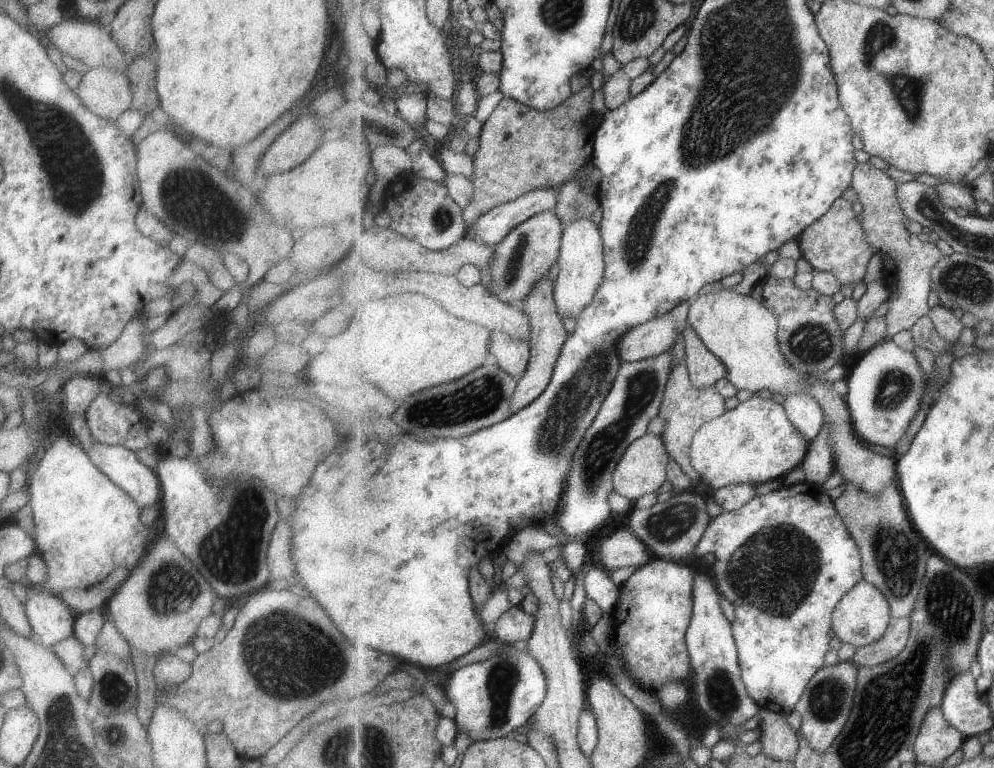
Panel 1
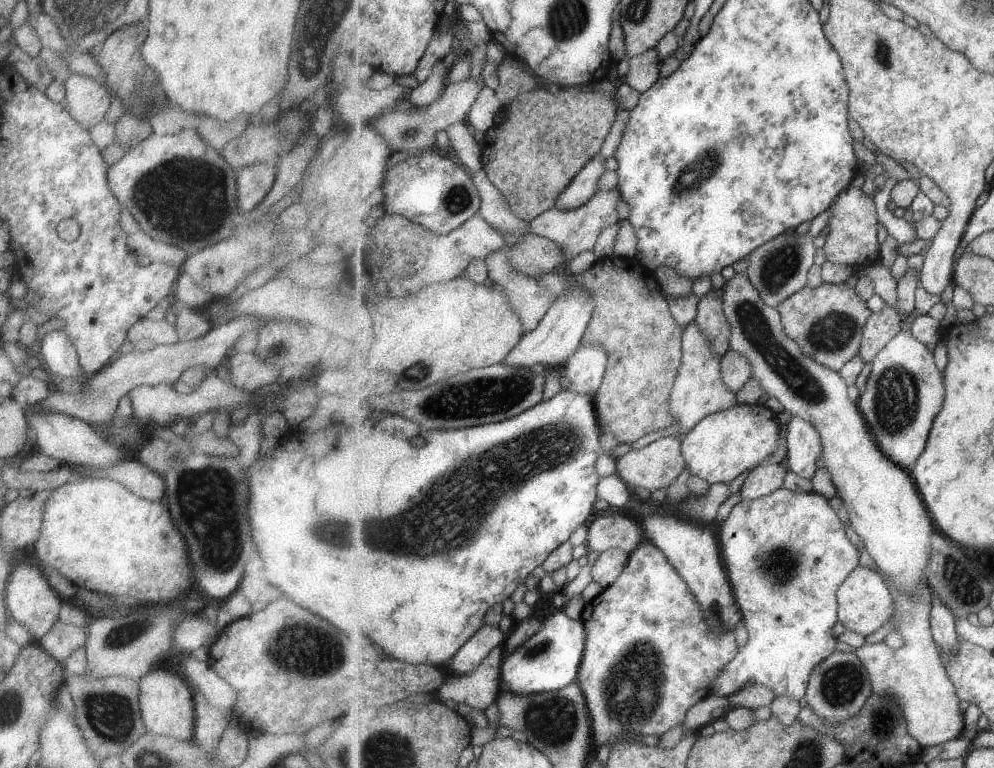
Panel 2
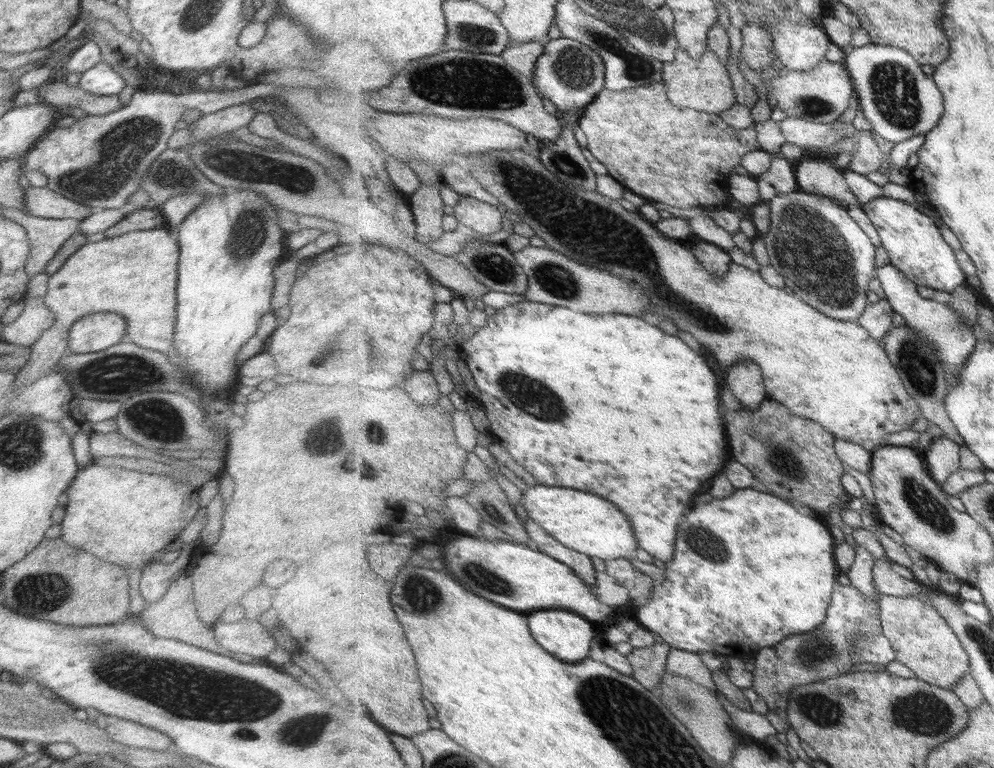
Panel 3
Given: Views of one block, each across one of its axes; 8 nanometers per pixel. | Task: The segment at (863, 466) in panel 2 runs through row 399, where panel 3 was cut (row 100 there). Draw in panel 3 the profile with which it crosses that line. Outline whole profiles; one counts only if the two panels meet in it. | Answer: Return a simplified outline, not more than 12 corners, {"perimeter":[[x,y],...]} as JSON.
{"perimeter":[[846,65],[784,67],[764,86],[789,117],[832,124],[856,92]]}

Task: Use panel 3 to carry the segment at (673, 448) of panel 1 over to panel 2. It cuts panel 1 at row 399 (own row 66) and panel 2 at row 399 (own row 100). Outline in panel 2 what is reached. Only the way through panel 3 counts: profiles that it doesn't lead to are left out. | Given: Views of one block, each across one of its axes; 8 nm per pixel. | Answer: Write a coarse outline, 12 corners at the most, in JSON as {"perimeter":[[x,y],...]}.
{"perimeter":[[697,321],[670,407],[687,436],[706,416],[737,405],[723,357]]}

